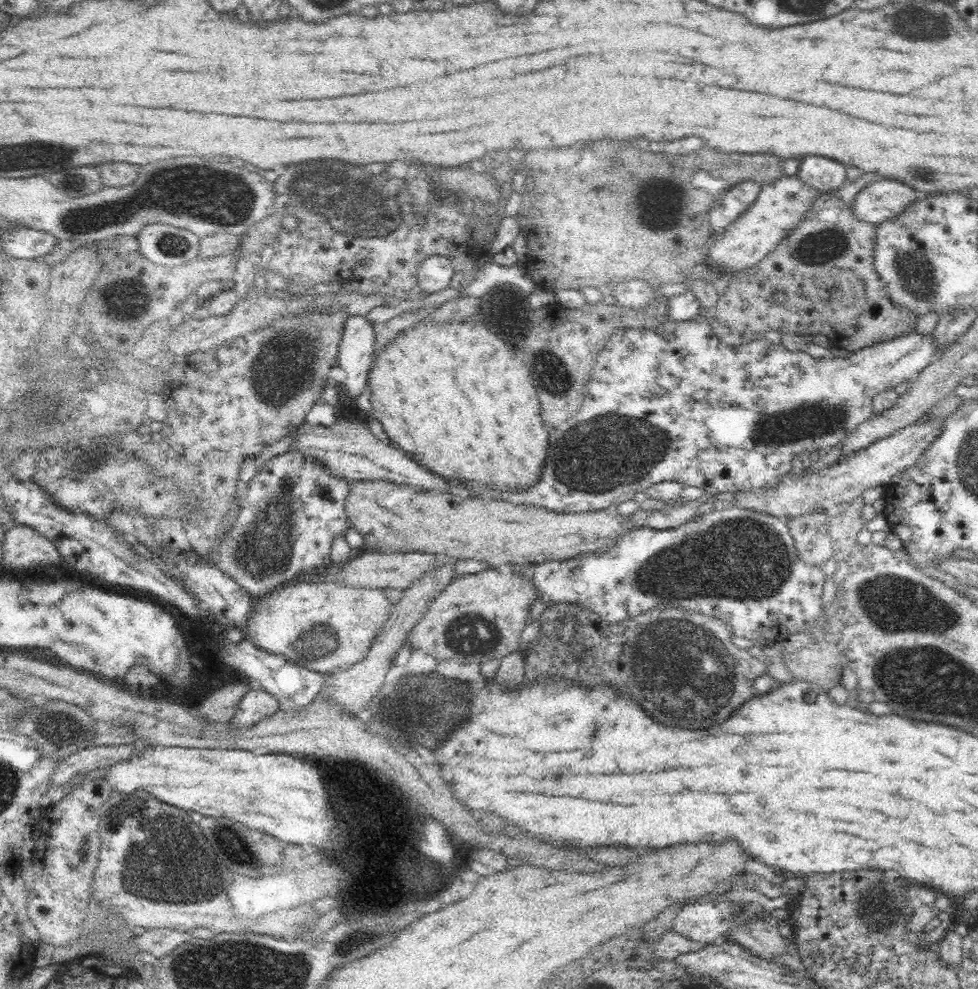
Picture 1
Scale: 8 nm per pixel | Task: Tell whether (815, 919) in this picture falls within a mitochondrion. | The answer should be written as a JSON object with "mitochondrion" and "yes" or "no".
{"mitochondrion":"no"}

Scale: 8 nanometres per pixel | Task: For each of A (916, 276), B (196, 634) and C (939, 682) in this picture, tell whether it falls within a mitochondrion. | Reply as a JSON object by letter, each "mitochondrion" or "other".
{"A":"mitochondrion","B":"other","C":"mitochondrion"}

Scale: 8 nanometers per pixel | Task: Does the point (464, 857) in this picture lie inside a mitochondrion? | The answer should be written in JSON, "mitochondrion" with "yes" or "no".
{"mitochondrion":"no"}

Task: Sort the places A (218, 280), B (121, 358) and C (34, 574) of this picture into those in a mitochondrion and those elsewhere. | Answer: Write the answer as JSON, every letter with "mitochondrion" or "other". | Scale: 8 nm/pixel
{"A":"other","B":"other","C":"other"}

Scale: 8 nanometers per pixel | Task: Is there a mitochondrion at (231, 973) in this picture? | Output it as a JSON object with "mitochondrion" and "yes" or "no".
{"mitochondrion":"yes"}

